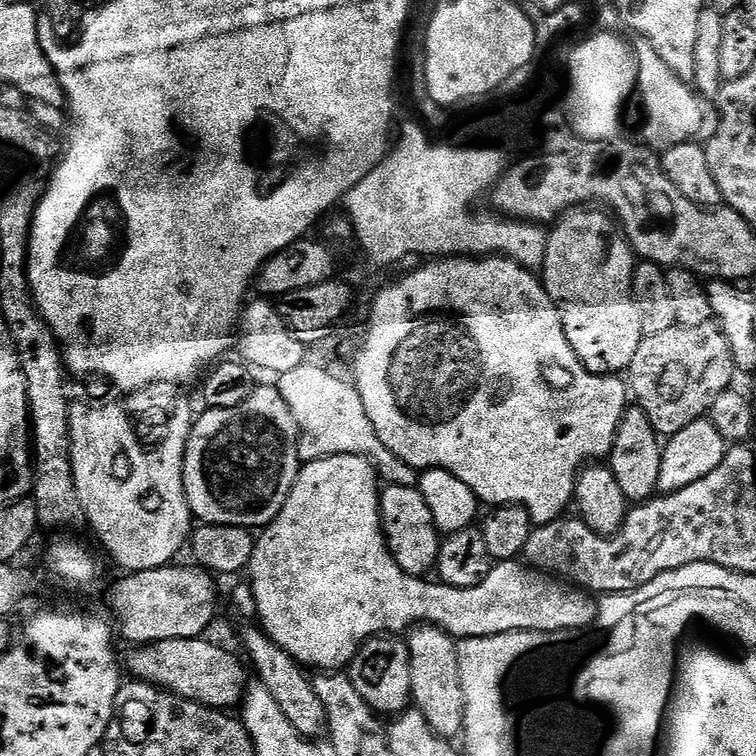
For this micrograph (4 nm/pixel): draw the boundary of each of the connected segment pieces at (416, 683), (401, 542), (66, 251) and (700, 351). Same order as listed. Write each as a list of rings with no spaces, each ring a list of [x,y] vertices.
[[[420,626],[407,637],[406,643],[412,667],[415,711],[426,718],[434,734],[449,742],[459,741],[466,726],[466,686],[462,682],[462,662],[457,637],[441,628]]]
[[[387,485],[380,498],[380,520],[384,524],[384,536],[388,539],[394,562],[398,562],[406,574],[427,577],[427,572],[431,568],[433,571],[440,559],[442,534],[436,529],[434,514],[430,514],[430,506],[426,506],[426,498],[422,498],[419,487]]]
[[[93,194],[89,200],[84,200],[84,208],[76,212],[76,220],[68,224],[68,236],[64,236],[64,244],[60,244],[56,268],[60,268],[60,272],[72,272],[72,276],[104,280],[104,276],[120,272],[128,248],[132,248],[132,220],[128,220],[124,200],[118,194]]]
[[[677,322],[670,324],[669,328],[660,328],[657,332],[649,331],[645,334],[638,346],[638,354],[634,354],[634,362],[626,370],[626,380],[635,403],[646,414],[646,418],[650,418],[656,435],[661,438],[678,434],[678,430],[686,430],[690,422],[705,419],[718,394],[733,387],[732,375],[738,372],[730,342],[724,331],[715,323],[696,326],[686,326]]]

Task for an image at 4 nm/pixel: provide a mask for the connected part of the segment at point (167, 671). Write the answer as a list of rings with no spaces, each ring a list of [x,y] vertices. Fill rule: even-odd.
[[[211,639],[167,640],[137,647],[133,652],[136,653],[126,660],[126,668],[136,675],[133,677],[137,681],[172,692],[175,696],[201,704],[203,708],[232,710],[228,708],[234,707],[236,703],[239,705],[245,699],[250,683],[249,673],[246,668],[244,673],[235,651],[220,648]]]

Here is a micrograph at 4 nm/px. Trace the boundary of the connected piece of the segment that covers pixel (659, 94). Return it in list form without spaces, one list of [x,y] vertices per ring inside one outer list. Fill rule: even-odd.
[[[637,39],[634,51],[638,100],[640,96],[644,103],[643,139],[656,150],[689,143],[695,137],[692,135],[704,124],[704,108],[700,105],[699,98],[691,92],[693,89],[685,81],[676,77],[674,70],[658,56],[651,42]]]

